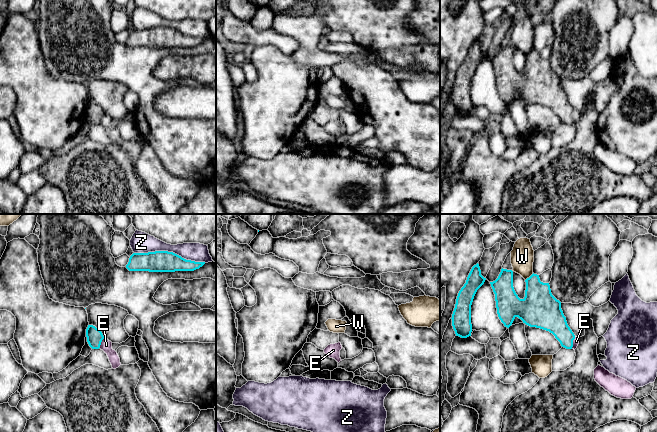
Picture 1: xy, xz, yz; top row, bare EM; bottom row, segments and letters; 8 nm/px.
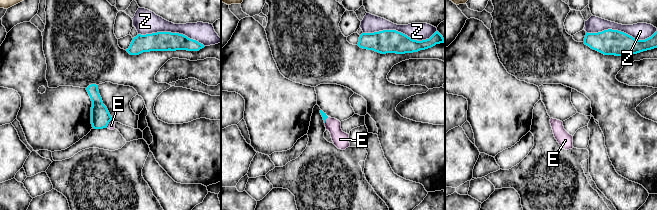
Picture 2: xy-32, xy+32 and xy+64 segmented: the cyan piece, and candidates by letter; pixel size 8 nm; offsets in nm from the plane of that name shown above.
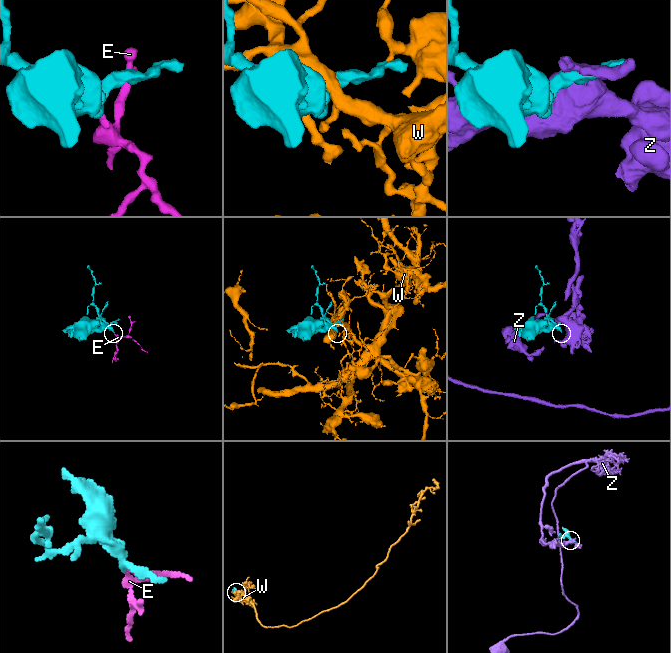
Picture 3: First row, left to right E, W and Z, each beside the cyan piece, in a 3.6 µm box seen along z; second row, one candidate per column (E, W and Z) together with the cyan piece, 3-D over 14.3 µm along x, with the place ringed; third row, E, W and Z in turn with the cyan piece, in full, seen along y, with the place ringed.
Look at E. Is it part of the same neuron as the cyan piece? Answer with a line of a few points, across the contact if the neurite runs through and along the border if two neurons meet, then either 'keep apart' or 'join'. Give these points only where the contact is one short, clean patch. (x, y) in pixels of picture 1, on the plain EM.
line xy (104, 114), (98, 124); keep apart

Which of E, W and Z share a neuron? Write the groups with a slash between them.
E / W / Z

